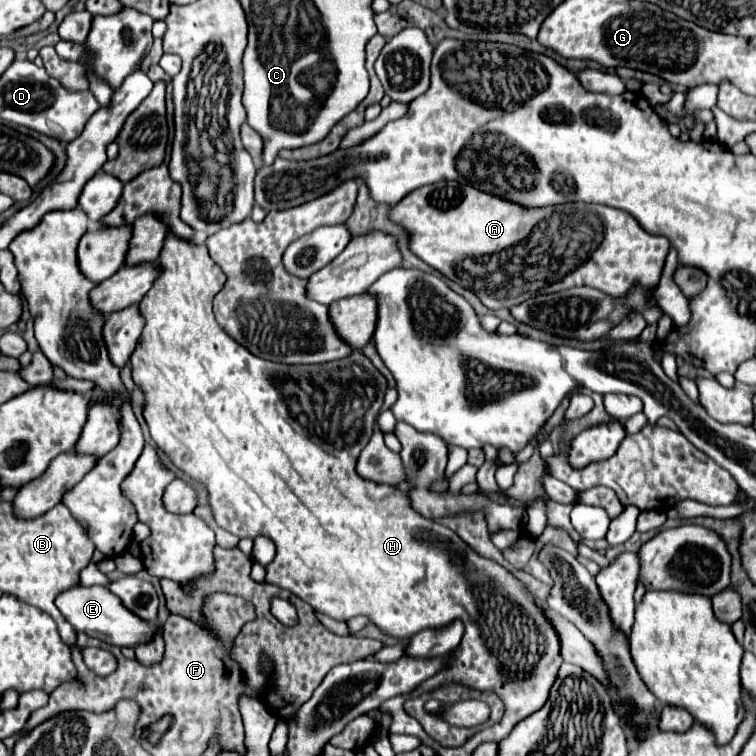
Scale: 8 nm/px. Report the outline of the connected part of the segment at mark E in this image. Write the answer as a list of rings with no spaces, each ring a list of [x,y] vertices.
[[[73,586],[65,592],[61,592],[55,600],[57,608],[61,610],[61,614],[65,616],[65,620],[77,630],[83,632],[87,636],[99,638],[107,644],[115,644],[115,646],[137,646],[143,640],[147,640],[147,636],[151,636],[151,632],[155,632],[155,624],[147,624],[145,620],[139,620],[139,616],[131,616],[131,612],[127,612],[127,608],[123,608],[121,600],[117,596],[113,596],[109,592],[107,586]]]

